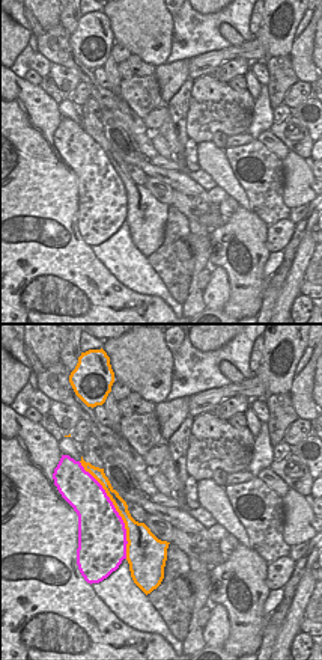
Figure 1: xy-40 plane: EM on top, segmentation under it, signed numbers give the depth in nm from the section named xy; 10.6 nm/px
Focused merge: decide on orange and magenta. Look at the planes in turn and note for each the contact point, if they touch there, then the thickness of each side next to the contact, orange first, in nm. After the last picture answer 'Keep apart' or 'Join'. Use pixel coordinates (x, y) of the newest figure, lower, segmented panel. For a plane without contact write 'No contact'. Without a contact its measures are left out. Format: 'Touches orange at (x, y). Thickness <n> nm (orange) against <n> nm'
Touches orange at (116, 510). Thickness 140 nm (orange) against 480 nm.

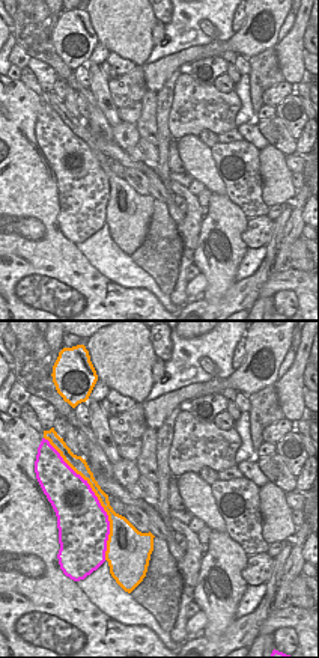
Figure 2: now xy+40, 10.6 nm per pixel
Touches orange at (98, 499). Thickness 120 nm (orange) against 480 nm.

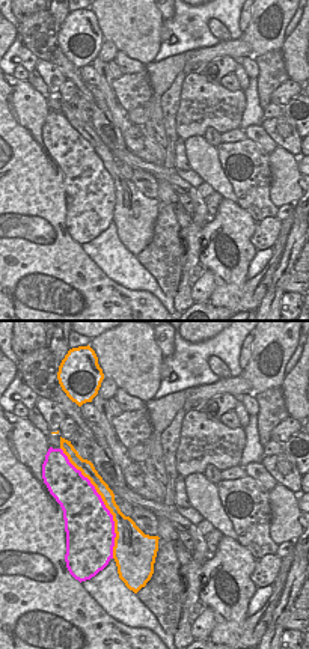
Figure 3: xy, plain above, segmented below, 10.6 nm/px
Touches orange at (104, 503). Thickness 140 nm (orange) against 480 nm.

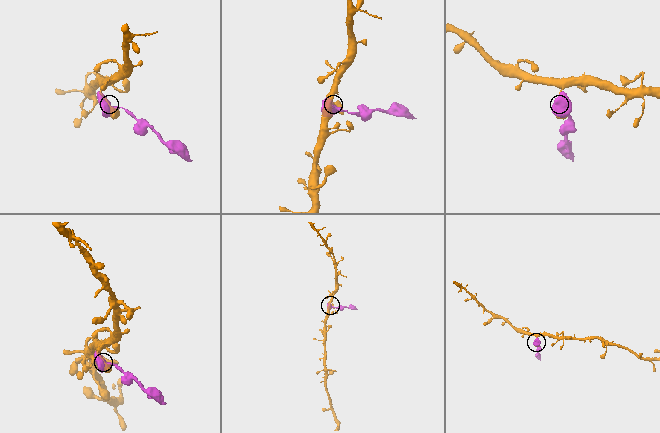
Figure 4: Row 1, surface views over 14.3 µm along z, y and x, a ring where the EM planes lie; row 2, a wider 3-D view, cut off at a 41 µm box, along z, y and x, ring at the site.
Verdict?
Keep apart.

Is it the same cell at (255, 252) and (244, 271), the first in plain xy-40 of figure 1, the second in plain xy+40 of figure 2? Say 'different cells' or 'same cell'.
different cells

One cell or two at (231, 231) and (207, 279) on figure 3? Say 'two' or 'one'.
two

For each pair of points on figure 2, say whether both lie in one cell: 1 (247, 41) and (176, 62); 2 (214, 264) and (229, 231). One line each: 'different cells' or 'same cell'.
1: same cell
2: same cell

